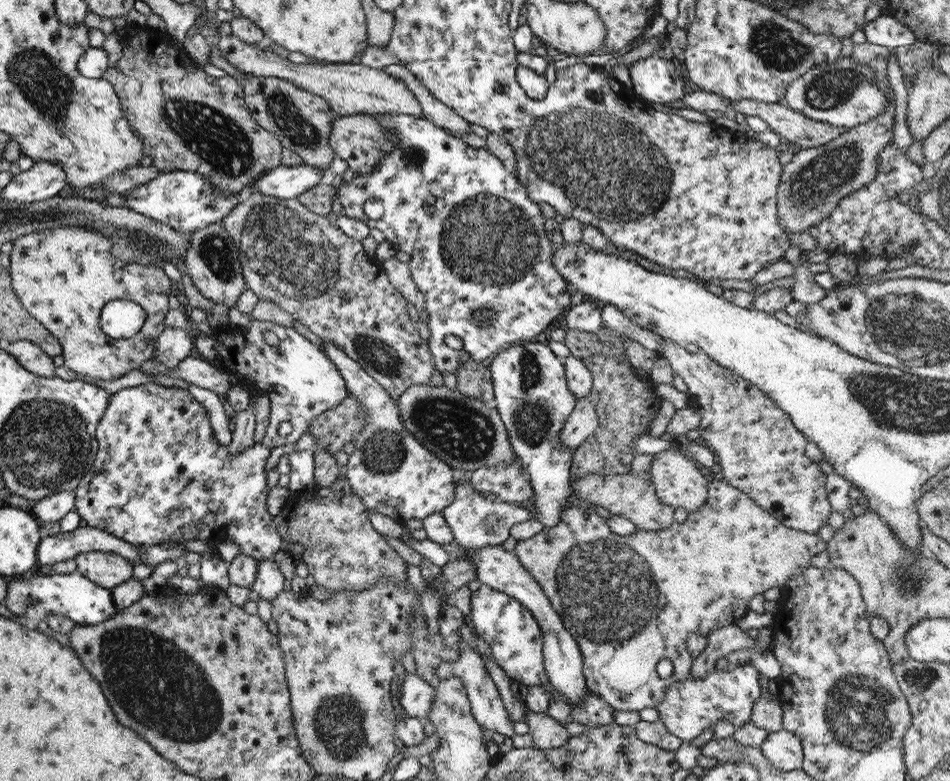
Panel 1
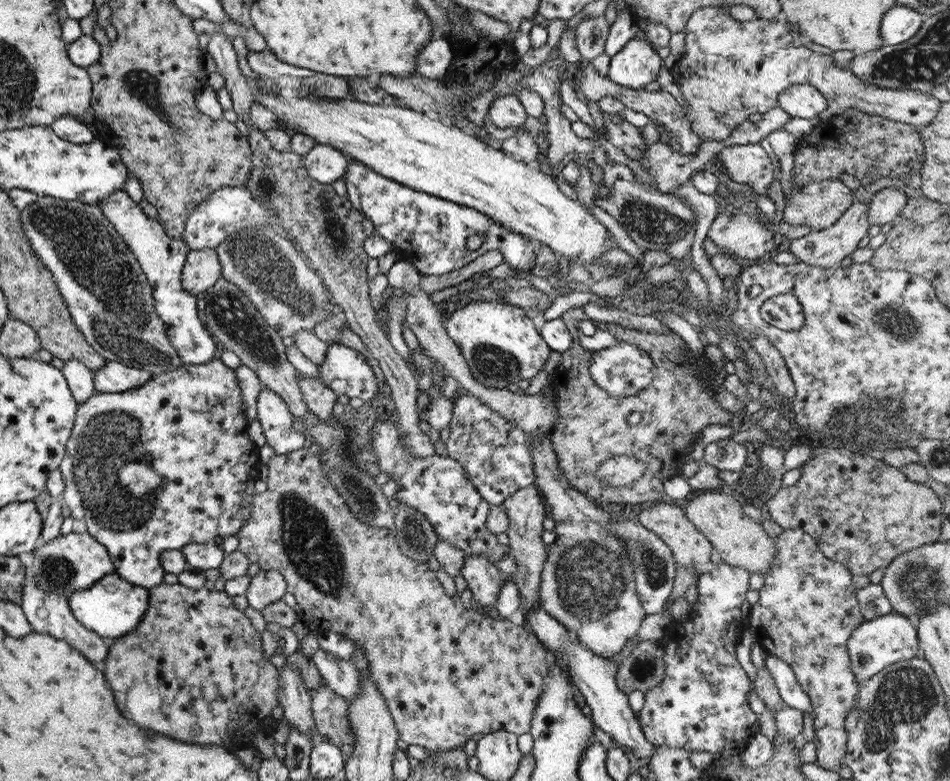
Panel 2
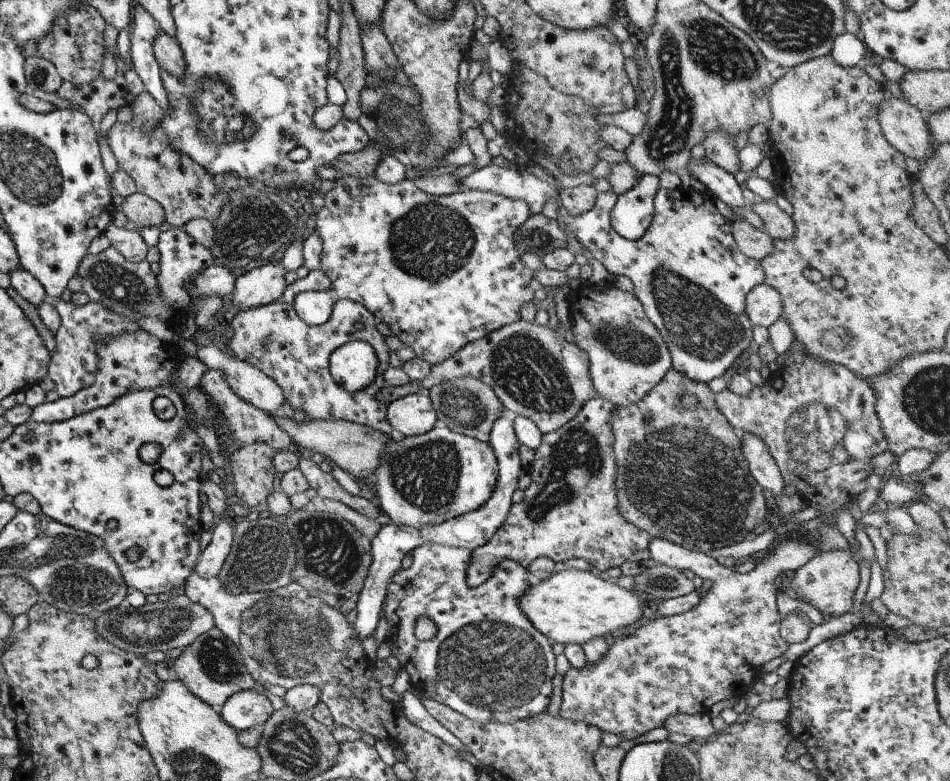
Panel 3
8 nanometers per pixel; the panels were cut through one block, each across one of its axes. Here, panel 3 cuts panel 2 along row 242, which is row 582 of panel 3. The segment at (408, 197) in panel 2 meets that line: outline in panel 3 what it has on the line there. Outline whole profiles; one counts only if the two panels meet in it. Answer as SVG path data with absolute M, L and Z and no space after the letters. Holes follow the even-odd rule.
M421 544L421 546L418 546L412 554L413 562L411 566L407 569L402 569L400 567L399 570L391 576L391 580L389 580L387 586L385 586L385 599L382 603L384 618L389 627L389 630L386 632L386 638L389 640L387 641L387 644L389 644L389 652L391 652L391 656L397 659L400 668L403 668L405 672L407 672L407 675L410 678L411 688L414 691L421 692L421 695L427 699L443 704L444 706L449 706L451 710L458 714L463 714L463 716L470 720L513 723L517 722L517 720L524 720L531 716L537 716L537 714L546 711L546 707L549 704L551 678L553 678L556 666L554 662L555 657L550 645L551 642L531 626L531 622L525 618L525 614L523 614L521 608L519 608L519 596L527 590L527 586L530 586L532 580L526 570L521 568L519 564L515 564L515 562L511 562L511 560L503 560L503 562L500 562L499 566L496 567L496 571L491 578L488 578L477 587L469 587L465 583L465 580L470 555L471 551L458 547ZM419 616L427 616L427 618L433 620L437 633L431 640L420 642L415 639L413 626L415 626L415 620L417 620Z

